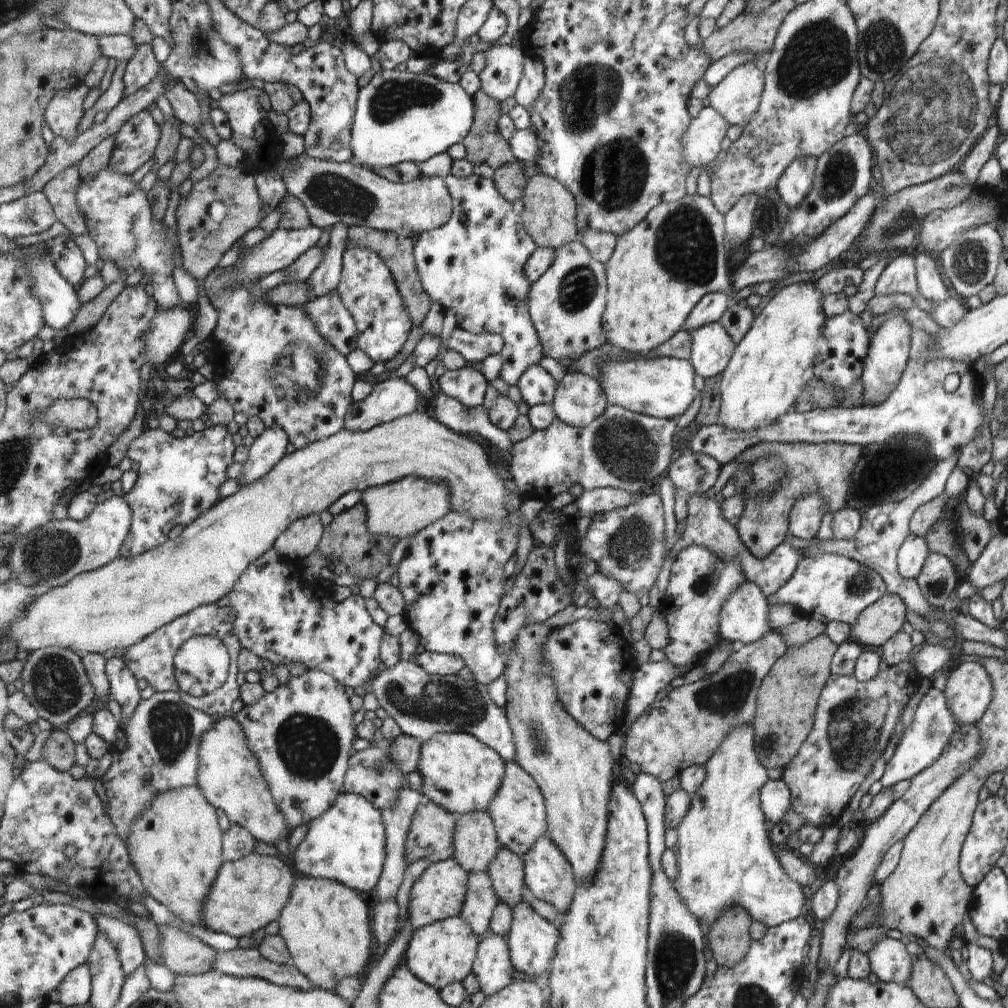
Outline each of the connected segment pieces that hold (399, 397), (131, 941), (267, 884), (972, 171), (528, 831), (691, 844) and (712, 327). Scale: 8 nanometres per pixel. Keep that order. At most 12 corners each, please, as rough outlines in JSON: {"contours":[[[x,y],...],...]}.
{"contours":[[[390,377],[346,412],[344,430],[366,432],[422,409],[406,377]],[[99,915],[99,926],[118,946],[127,976],[146,964],[148,955],[134,925]],[[289,858],[225,861],[204,924],[244,938],[281,916]],[[989,128],[964,160],[960,174],[976,185],[980,170],[995,154],[1001,134]],[[506,761],[490,800],[502,847],[523,857],[546,837],[545,798],[533,777]],[[753,724],[704,764],[677,828],[676,892],[712,924],[797,919],[770,846]],[[720,322],[690,334],[694,370],[703,379],[722,373],[736,342]]]}

